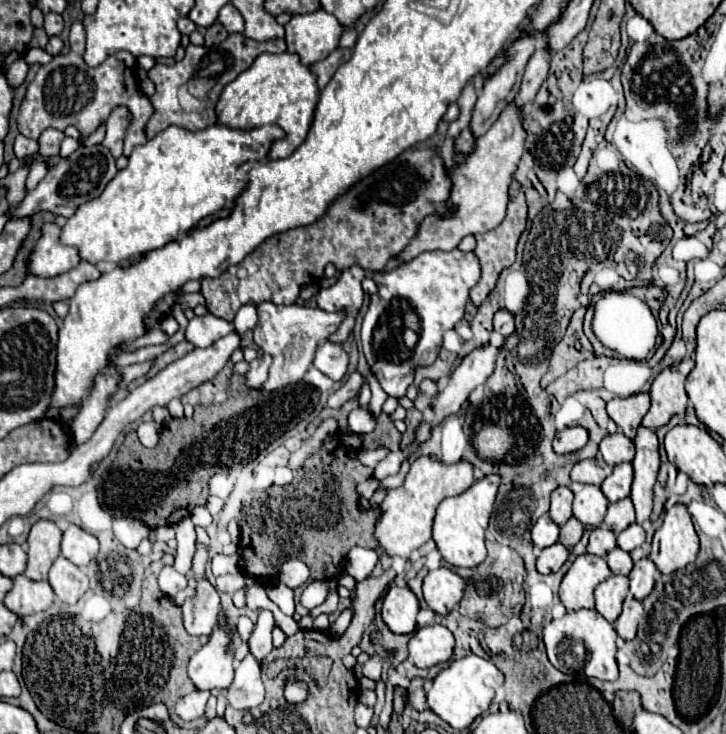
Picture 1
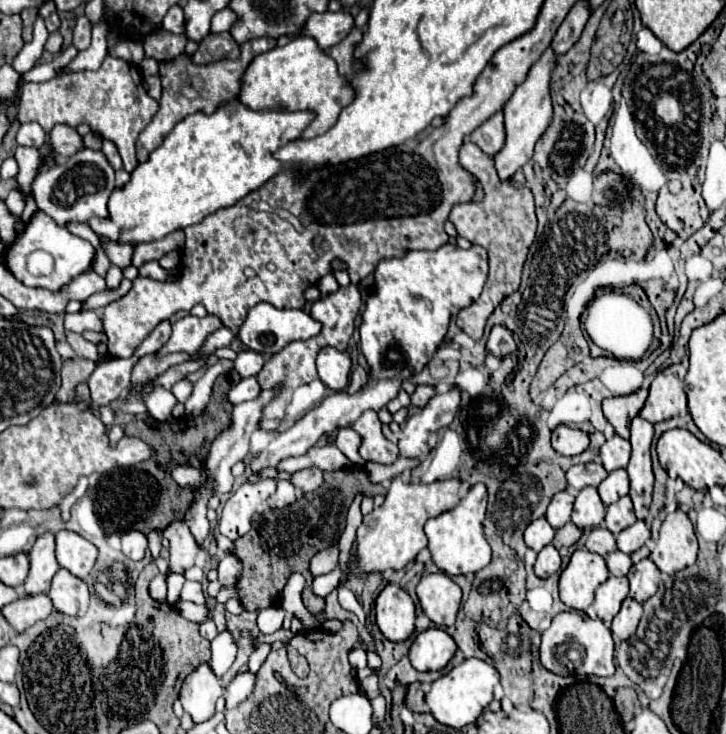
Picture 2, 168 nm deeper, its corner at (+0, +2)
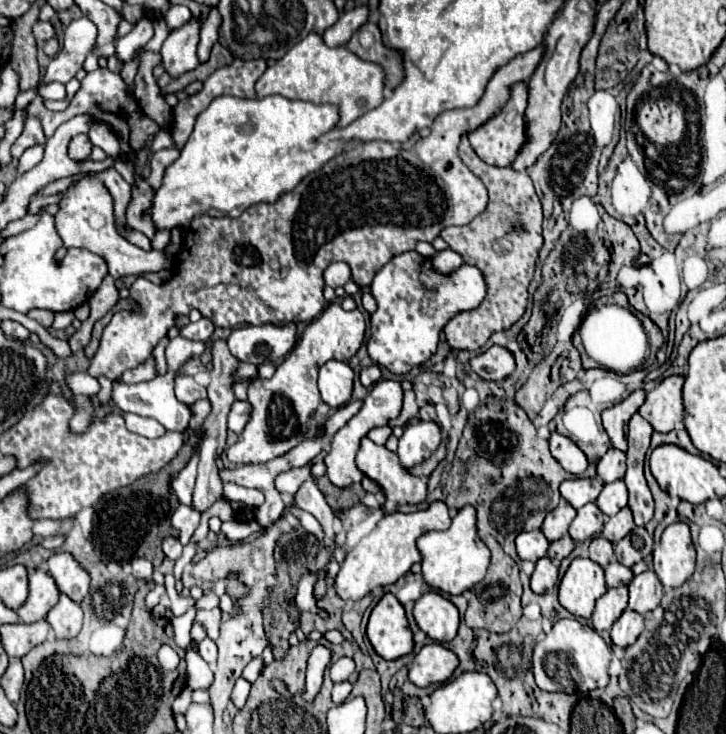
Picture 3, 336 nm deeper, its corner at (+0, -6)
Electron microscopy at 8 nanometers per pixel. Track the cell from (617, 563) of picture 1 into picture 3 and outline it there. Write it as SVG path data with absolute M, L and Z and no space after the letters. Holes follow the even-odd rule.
M612 561L604 571L606 571L606 585L608 585L608 587L628 585L630 579L634 577L634 573L632 573L628 567L620 565L618 561Z

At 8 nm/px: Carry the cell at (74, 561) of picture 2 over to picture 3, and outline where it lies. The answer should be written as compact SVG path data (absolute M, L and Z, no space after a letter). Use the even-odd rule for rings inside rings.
M54 553L46 561L46 571L58 585L60 593L68 595L76 603L82 603L90 587L90 575L74 561L70 553Z

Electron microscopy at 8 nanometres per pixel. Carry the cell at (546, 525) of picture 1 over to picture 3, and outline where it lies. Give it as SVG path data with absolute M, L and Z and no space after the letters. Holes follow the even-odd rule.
M528 531L528 533L520 533L516 539L516 551L520 559L532 561L536 563L538 559L542 559L548 551L548 539L544 537L542 531Z

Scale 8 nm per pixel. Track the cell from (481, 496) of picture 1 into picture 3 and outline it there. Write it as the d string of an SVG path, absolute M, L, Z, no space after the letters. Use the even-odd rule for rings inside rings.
M470 505L462 507L456 513L456 517L452 519L452 525L446 531L424 533L416 541L416 547L422 555L420 565L422 565L424 581L432 589L438 589L446 595L460 595L472 589L476 583L484 579L486 569L490 565L490 551L476 535L476 511Z

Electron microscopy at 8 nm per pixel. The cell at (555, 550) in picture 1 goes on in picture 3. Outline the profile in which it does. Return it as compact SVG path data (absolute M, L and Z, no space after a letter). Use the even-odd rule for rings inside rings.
M542 557L536 563L536 569L532 573L530 579L530 589L534 593L546 593L550 591L554 585L558 583L558 569L552 565L552 561L548 557Z

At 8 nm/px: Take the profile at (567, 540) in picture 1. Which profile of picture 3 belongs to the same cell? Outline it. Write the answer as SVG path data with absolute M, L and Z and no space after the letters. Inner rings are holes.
M564 535L562 539L558 539L558 541L552 541L552 543L550 543L548 557L552 559L552 563L554 563L554 565L560 565L560 561L572 553L574 545L576 545L576 543L572 541L572 537L570 537L570 535Z

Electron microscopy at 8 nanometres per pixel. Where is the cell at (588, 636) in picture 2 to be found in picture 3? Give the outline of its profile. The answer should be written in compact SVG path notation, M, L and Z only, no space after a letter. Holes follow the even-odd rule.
M560 619L558 623L554 623L552 633L544 635L544 639L540 639L534 645L532 671L534 671L536 685L542 691L588 693L592 689L608 685L610 657L612 657L612 649L606 645L606 641L592 627L586 627L576 619Z

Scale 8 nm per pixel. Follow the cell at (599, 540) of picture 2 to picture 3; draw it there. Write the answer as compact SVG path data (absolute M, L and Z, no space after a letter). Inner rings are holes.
M594 537L590 543L590 559L600 567L606 567L614 557L614 547L604 537Z

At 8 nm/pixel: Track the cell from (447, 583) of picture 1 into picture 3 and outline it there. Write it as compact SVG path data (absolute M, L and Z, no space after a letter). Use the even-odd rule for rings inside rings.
M428 591L414 605L416 625L434 641L448 643L458 633L458 609L440 593Z

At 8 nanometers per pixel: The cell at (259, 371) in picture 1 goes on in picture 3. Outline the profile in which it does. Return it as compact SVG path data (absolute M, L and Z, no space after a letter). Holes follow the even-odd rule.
M236 401L232 405L232 411L228 415L228 431L240 435L250 419L250 403L248 401Z

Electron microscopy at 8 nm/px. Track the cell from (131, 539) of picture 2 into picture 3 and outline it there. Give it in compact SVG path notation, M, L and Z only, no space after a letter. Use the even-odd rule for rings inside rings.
M140 557L140 559L134 559L132 563L132 575L136 577L136 579L140 579L140 581L148 581L150 577L152 577L152 563L148 561L148 559L144 559L144 557Z

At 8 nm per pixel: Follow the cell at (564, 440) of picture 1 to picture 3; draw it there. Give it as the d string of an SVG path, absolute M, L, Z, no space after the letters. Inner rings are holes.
M560 433L550 435L550 453L570 475L580 475L588 467L586 455L578 449L578 445Z

